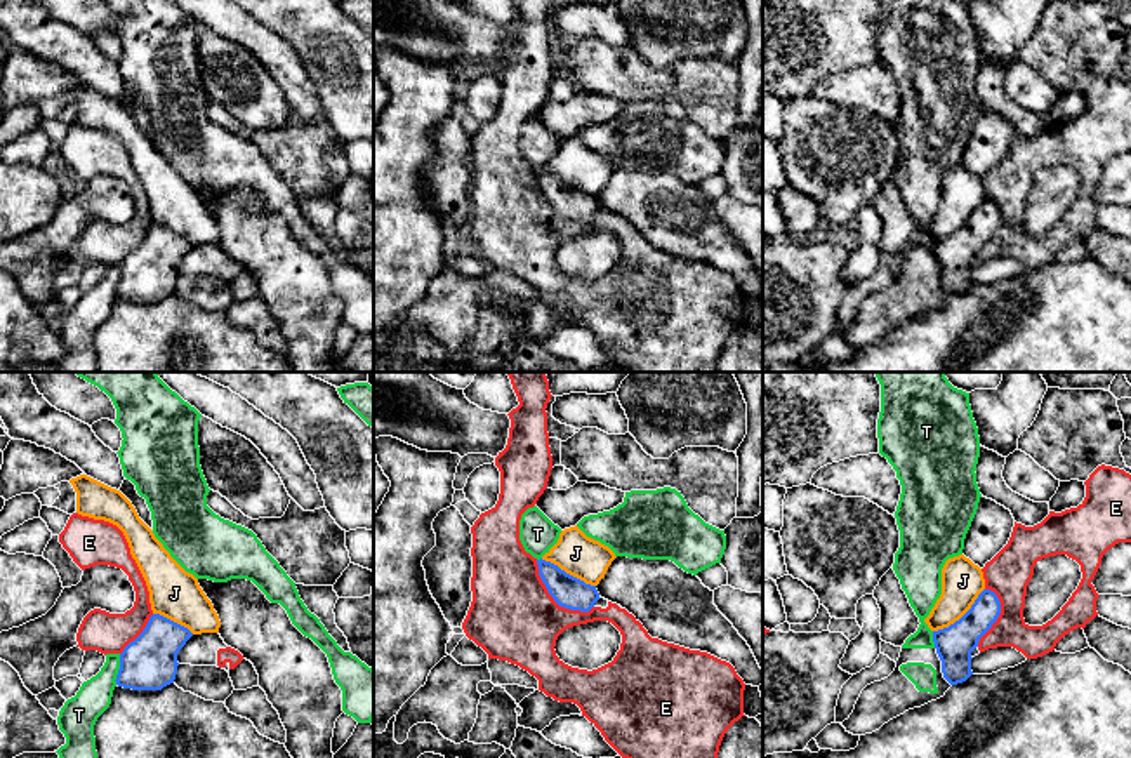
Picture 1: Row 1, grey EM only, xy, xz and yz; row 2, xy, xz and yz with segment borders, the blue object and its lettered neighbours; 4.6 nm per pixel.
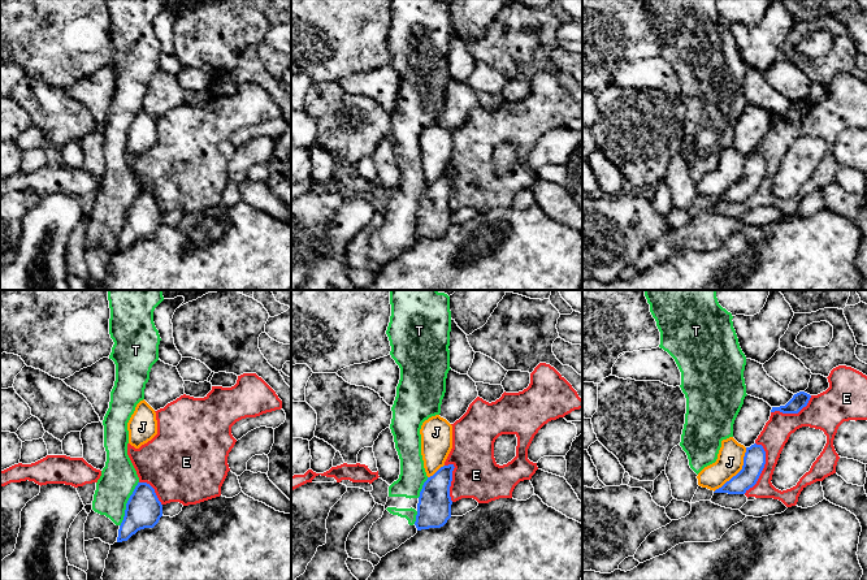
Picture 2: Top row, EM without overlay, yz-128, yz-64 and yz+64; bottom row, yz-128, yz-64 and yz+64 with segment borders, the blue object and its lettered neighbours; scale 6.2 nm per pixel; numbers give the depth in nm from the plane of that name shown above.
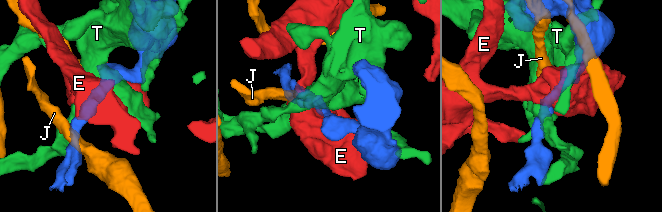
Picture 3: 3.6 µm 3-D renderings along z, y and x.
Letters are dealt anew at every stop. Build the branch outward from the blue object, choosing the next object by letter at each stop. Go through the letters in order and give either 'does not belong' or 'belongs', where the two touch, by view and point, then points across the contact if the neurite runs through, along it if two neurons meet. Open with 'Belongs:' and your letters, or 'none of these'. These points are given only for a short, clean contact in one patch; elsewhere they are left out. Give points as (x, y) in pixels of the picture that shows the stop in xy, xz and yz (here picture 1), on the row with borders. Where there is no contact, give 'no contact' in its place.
Belongs: none of these
E: does not belong | xz (555, 600)
J: does not belong | yz (963, 616) | along yz (984, 588), (958, 619), (933, 631)
T: does not belong | xy (119, 670)

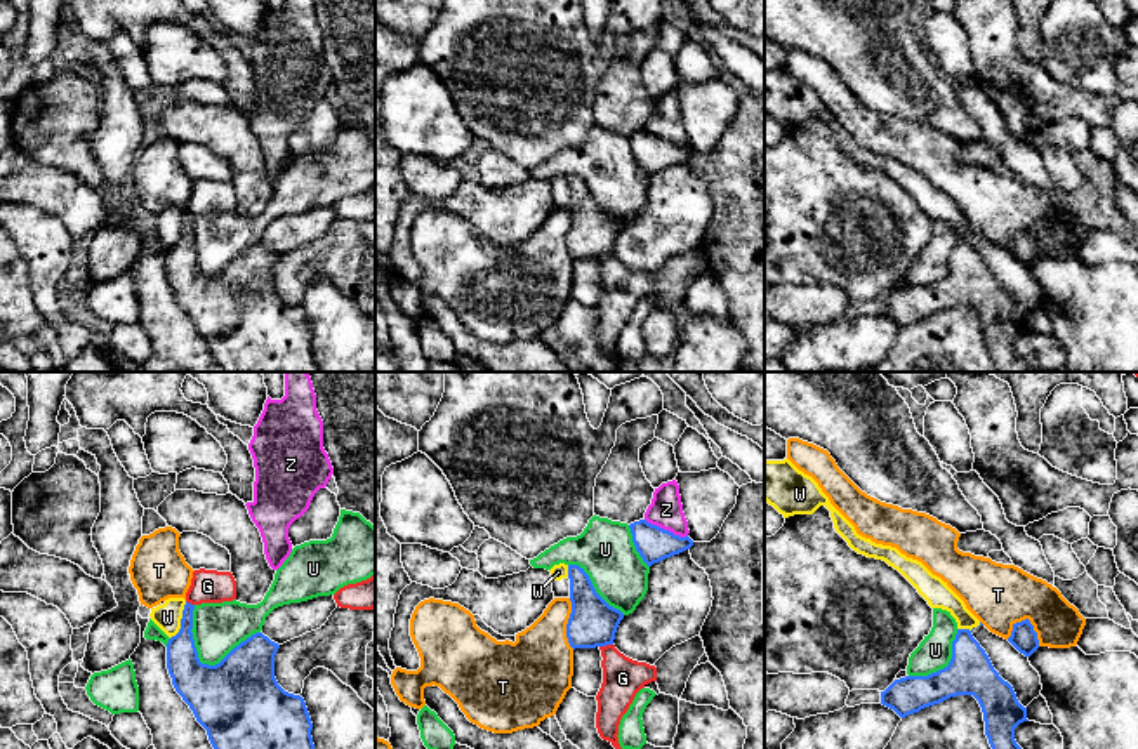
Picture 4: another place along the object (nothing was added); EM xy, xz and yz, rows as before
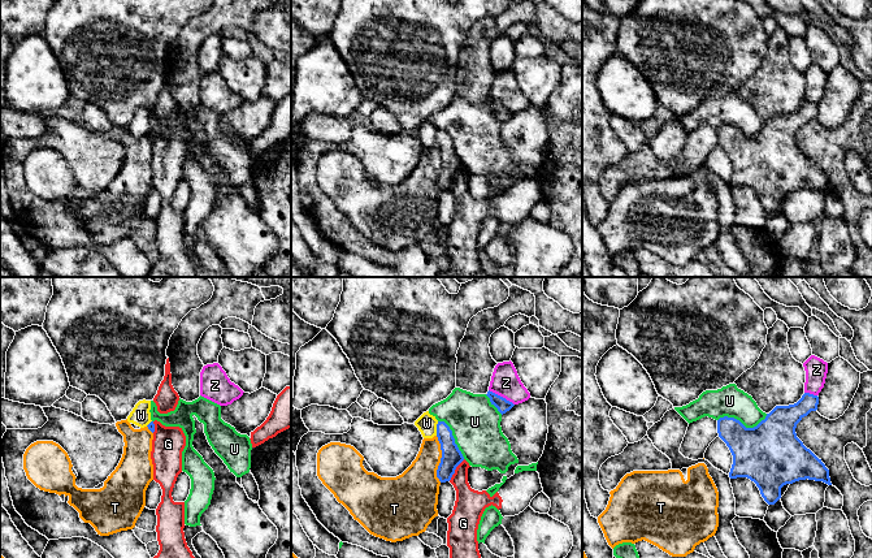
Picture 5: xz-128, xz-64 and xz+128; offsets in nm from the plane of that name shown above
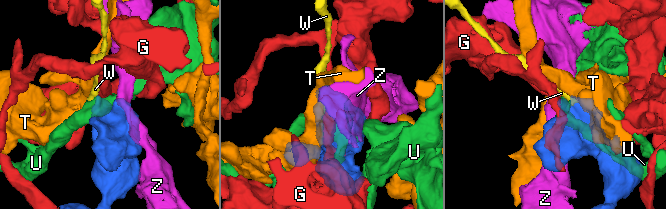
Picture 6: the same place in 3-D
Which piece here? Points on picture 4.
Belongs: none of these
G: does not belong | xz (605, 645) | along xz (612, 643), (600, 647)
T: does not belong | yz (1031, 624) | along yz (1012, 624), (1027, 619), (1039, 645)
U: does not belong | xy (200, 662)
W: does not belong | xy (181, 621) | along xy (186, 602), (181, 612), (181, 628), (171, 638)
Z: does not belong | xz (666, 530)

